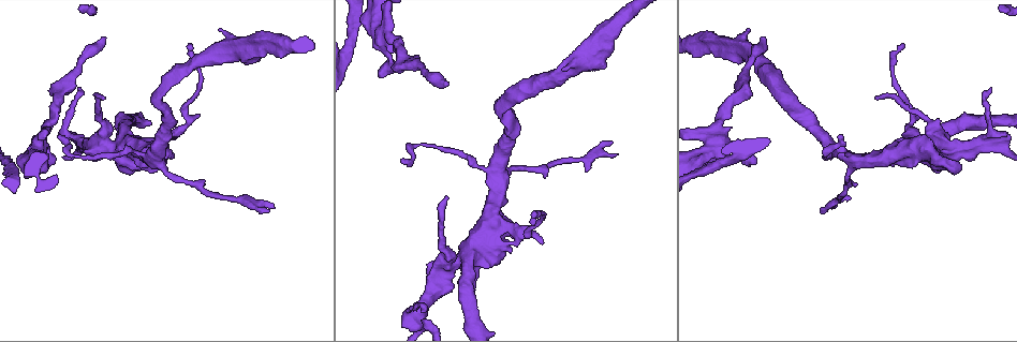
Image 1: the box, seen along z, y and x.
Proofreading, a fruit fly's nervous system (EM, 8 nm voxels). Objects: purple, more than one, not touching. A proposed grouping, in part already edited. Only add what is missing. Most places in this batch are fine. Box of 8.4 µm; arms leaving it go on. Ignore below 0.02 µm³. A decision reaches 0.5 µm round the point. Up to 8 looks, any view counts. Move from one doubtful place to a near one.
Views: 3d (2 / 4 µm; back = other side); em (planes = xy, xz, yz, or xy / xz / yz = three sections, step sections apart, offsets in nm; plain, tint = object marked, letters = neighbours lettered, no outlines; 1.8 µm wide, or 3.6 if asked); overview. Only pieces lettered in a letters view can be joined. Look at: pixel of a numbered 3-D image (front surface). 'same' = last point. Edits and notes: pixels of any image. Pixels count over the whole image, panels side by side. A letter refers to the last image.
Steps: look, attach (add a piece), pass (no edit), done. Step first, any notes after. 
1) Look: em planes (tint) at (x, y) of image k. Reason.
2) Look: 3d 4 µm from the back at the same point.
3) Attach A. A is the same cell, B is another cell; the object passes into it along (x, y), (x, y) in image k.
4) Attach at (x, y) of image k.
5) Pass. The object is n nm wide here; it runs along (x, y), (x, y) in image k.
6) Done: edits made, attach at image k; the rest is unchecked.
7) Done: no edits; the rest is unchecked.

Look: em planes (plain) at (903, 43) of image 1. End of a long branch.

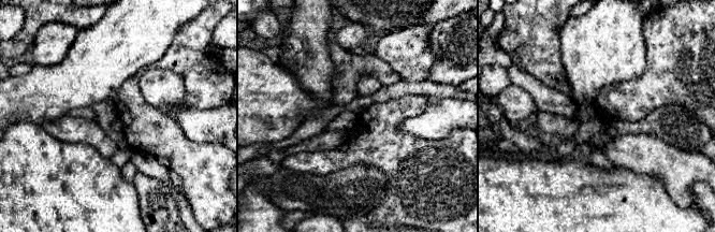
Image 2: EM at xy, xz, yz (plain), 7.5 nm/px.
Look: em planes (letters) at the same point.

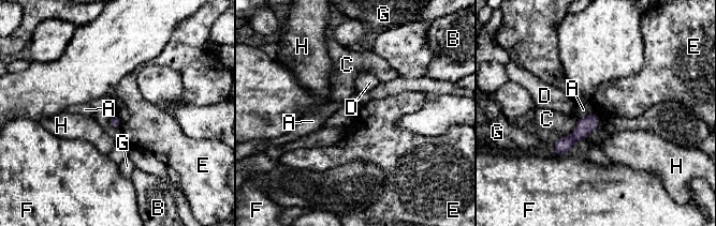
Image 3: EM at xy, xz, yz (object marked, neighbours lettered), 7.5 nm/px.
Pass. A, B, C, D, E, F, G and H are other cells; none of them fits.

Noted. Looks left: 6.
Look: 3d 4 µm at (103, 36) of image 1. An open end.

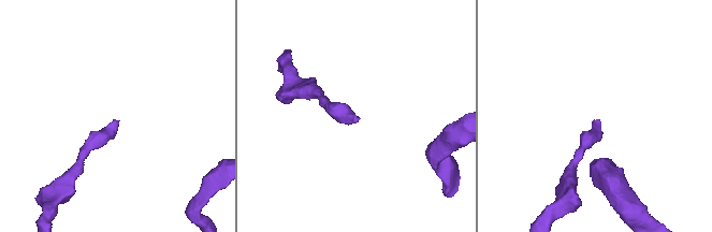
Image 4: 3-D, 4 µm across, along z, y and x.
Look: em planes (letters) at (355, 123) of image 4.

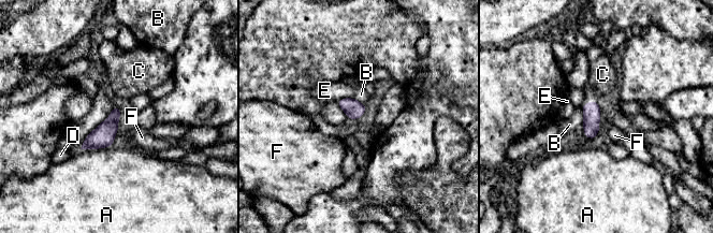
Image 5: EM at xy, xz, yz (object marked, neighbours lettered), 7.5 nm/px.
Attach C. C is the same cell, A, B, D, E and F are other cells; the object passes into it along (592, 111), (591, 101), (602, 74) in image 5; it goes on there.

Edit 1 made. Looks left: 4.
Look: em xy step 8 (tint) at (377, 26) of image 1. Looks like a crossing.

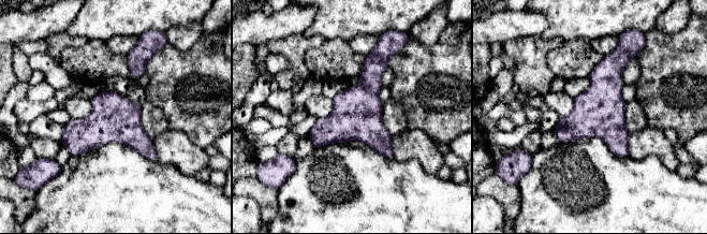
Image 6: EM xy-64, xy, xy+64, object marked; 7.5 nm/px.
Look: em planes (letters) at the same point.

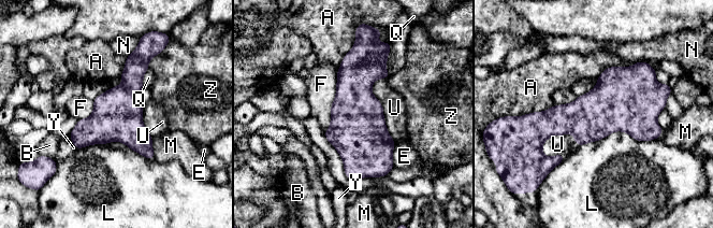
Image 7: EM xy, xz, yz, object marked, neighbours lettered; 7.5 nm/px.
Pass. The object is 380 nm wide here; A, B, E, F, L, M, N, Q, U, Y and Z are other cells; a border runs along (336, 72), (331, 123), (323, 131) in image 7; no lettered piece goes on from it.

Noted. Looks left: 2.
Done: edits made, attach at image 5; the rest is unchecked.

